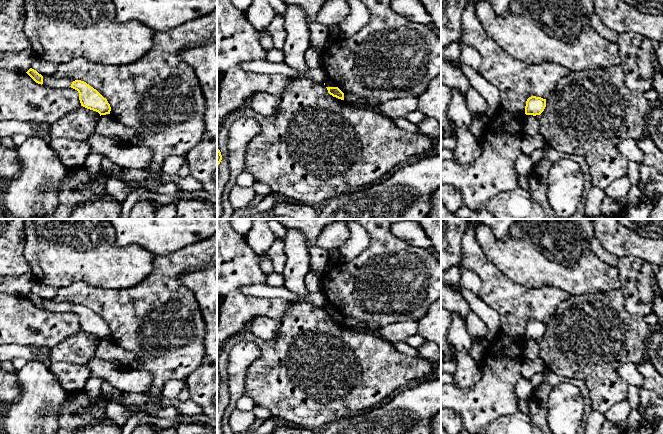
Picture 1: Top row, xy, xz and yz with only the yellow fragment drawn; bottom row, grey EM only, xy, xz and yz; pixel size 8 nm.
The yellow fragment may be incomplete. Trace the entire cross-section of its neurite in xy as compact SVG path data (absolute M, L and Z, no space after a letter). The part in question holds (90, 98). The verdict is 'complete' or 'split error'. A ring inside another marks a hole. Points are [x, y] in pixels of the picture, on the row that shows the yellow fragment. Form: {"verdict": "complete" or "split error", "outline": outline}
{"verdict": "complete", "outline": "M75 80L70 87L78 91L81 106L98 112L100 116L110 114L111 107L107 99L89 84Z"}

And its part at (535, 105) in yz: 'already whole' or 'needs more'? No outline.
already whole

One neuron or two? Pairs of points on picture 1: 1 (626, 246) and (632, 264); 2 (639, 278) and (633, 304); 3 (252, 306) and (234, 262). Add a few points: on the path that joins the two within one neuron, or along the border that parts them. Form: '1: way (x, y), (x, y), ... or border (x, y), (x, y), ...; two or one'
1: border (619, 257), (637, 256), (646, 260), (651, 265); two
2: way (637, 284), (637, 298); one
3: way (240, 298), (231, 289), (231, 274); one

